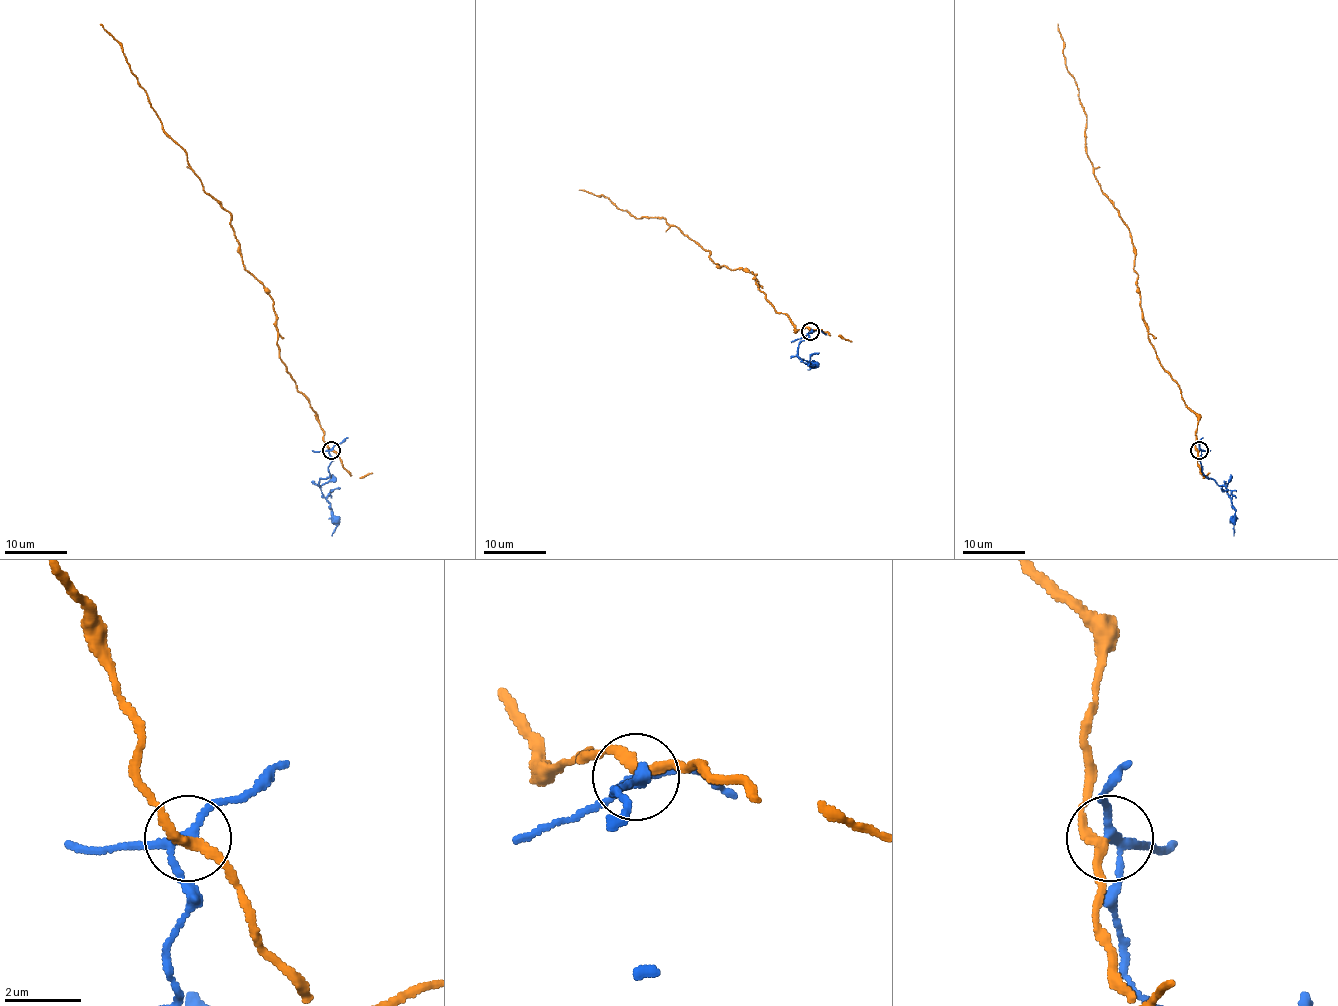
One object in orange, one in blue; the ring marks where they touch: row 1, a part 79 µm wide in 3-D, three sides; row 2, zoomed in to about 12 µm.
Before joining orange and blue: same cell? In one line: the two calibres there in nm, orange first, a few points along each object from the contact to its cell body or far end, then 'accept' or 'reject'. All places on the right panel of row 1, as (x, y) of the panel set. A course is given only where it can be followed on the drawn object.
260/180 nm | orange via (1199, 449), (1197, 417), (1148, 338), (1132, 238), (1100, 189), (1086, 152), (1086, 113), (1066, 66), (1058, 23) | blue via (1199, 449), (1202, 472), (1224, 486), (1235, 510), (1233, 536) | reject

